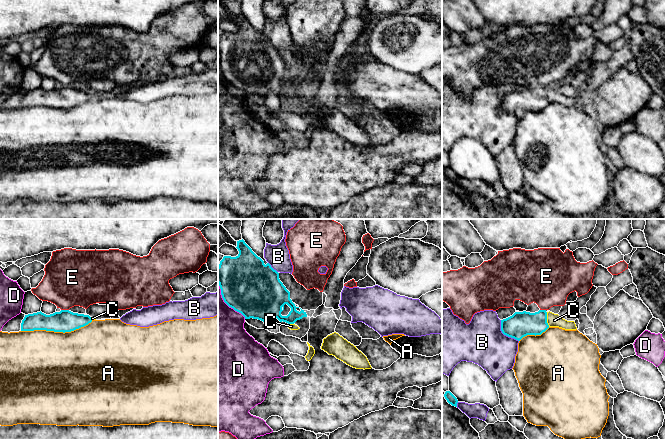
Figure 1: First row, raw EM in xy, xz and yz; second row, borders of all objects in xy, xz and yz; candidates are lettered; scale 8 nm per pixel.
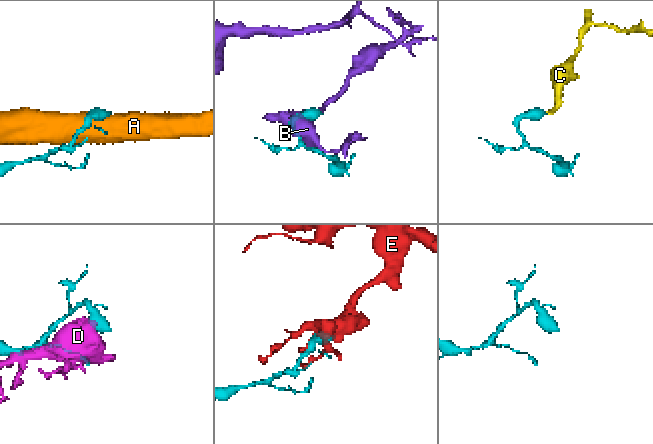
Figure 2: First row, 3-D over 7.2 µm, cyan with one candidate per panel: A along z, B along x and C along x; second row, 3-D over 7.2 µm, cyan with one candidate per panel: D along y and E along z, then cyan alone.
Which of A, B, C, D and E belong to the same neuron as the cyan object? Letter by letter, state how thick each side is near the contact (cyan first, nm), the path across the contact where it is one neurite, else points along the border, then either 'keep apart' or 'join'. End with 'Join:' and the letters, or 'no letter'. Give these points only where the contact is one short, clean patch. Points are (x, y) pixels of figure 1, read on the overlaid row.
A: 180 nm thick on the cyan side, 500 nm on the other; keep apart
B: 200 nm thick on the cyan side, 360 nm on the other; keep apart
C: 200 nm thick on the cyan side, 110 nm on the other; join
D: 440 nm thick on the cyan side, 420 nm on the other; border along xz (218, 282), (222, 299), (245, 318); keep apart
E: 180 nm thick on the cyan side, 420 nm on the other; keep apart
Join: C

